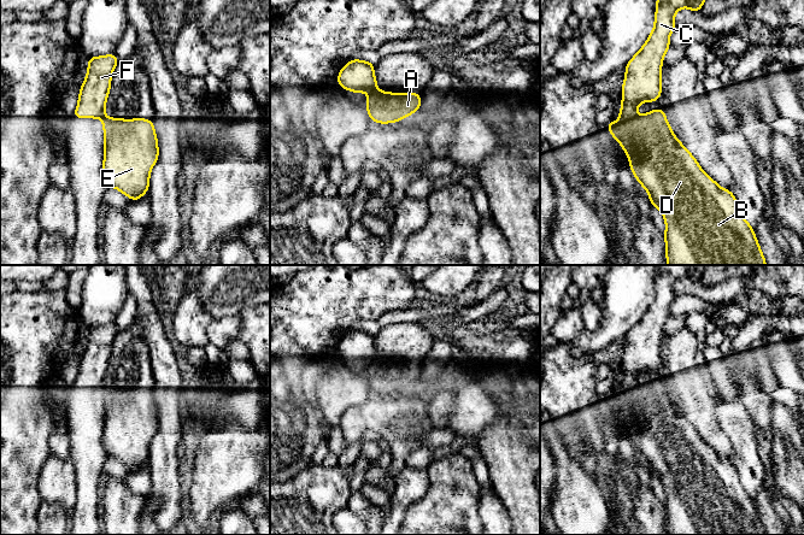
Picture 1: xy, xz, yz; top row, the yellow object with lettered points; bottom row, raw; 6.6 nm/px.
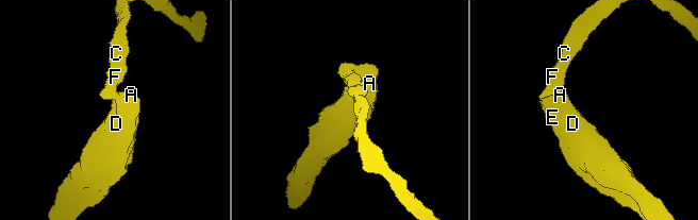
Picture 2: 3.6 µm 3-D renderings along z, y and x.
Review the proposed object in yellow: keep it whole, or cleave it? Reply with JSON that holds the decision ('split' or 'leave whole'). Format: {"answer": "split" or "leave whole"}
{"answer": "split"}

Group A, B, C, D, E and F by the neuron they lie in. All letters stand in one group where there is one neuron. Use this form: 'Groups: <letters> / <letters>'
Groups: A B D E / C F

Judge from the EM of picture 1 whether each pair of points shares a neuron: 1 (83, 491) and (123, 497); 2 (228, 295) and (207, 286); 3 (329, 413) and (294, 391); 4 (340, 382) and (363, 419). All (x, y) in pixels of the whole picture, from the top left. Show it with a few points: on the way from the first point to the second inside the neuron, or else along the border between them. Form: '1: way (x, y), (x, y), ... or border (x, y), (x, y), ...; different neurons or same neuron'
1: border (99, 506), (100, 509); different neurons
2: way (223, 290), (218, 286), (212, 286); same neuron
3: border (320, 409), (323, 418), (332, 425); different neurons
4: border (369, 394), (362, 404), (348, 407), (339, 423); different neurons

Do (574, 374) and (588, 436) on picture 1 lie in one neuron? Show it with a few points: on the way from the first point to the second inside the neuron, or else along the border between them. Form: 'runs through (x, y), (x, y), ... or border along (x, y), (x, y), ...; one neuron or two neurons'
runs through (575, 389), (588, 406), (588, 421); one neuron

